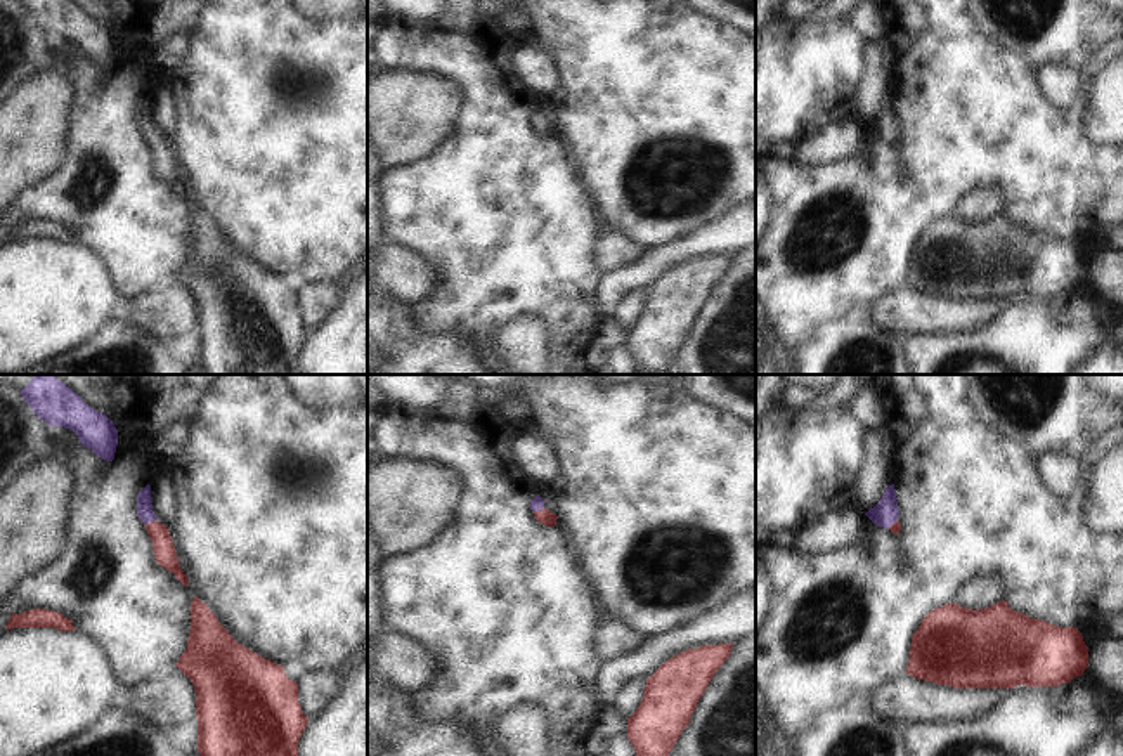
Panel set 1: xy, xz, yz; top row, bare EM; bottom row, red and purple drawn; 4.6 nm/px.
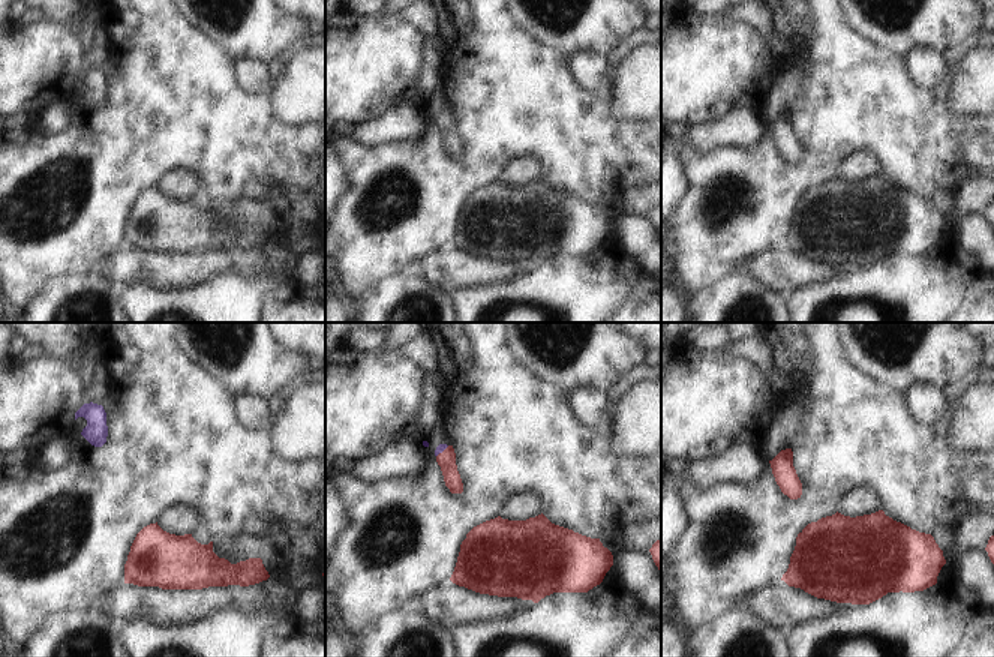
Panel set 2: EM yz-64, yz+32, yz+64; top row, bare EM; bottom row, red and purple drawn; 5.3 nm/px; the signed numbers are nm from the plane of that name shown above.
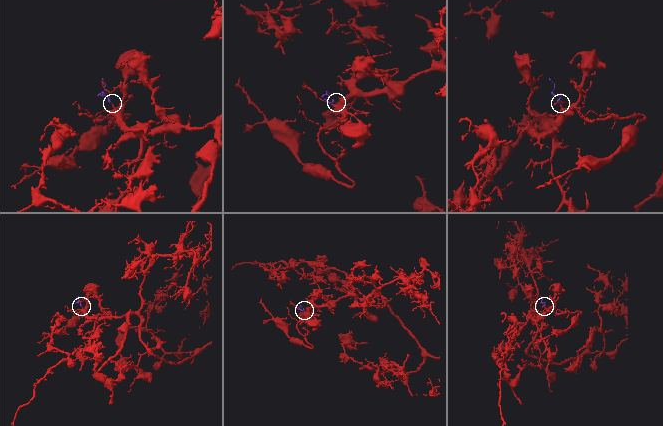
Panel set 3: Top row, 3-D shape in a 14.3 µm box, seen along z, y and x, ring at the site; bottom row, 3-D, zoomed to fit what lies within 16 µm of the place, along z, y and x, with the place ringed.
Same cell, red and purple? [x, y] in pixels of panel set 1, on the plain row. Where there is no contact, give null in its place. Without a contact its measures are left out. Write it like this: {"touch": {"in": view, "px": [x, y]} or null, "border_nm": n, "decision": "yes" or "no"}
{"touch": {"in": "xy", "px": [151, 134]}, "border_nm": 60, "decision": "yes"}

